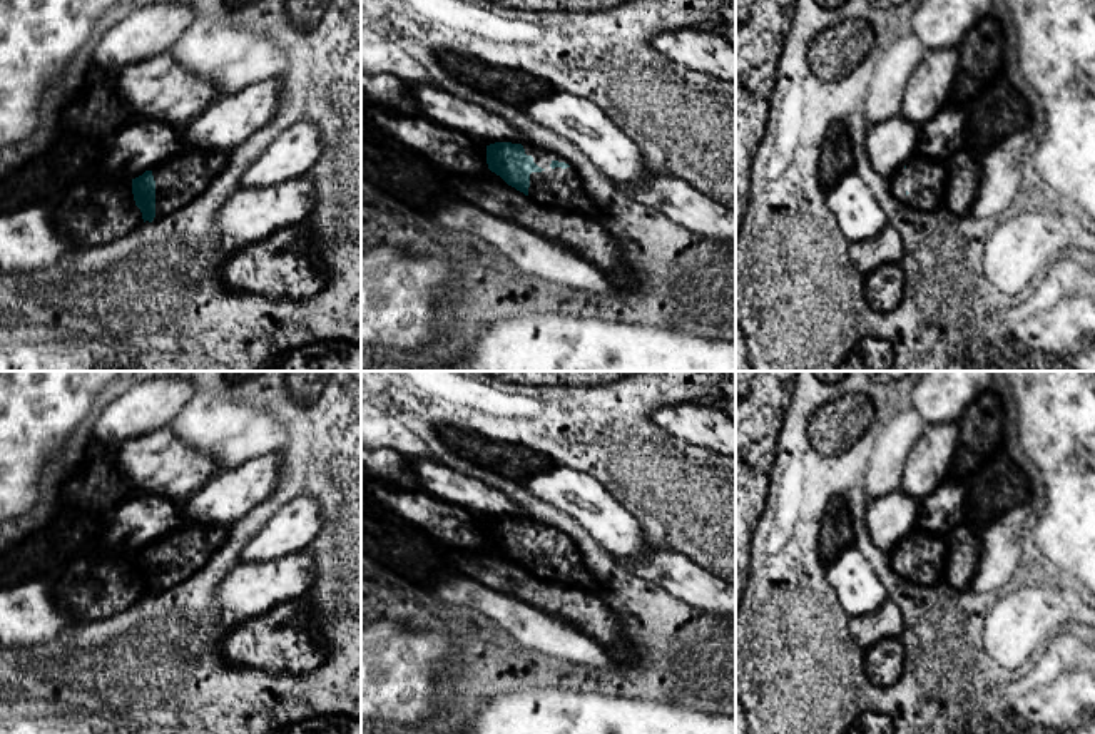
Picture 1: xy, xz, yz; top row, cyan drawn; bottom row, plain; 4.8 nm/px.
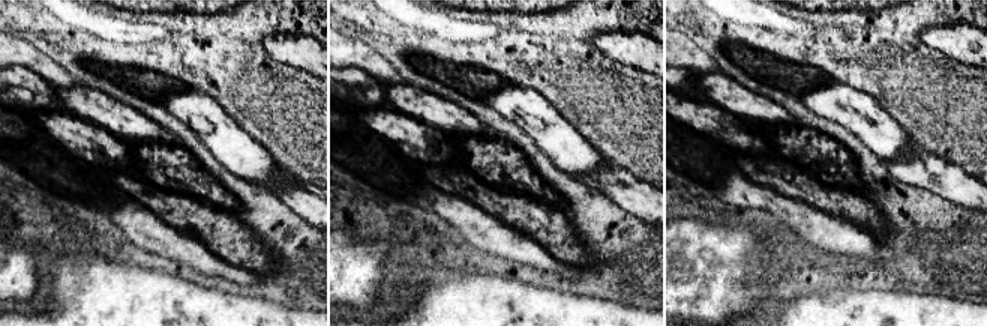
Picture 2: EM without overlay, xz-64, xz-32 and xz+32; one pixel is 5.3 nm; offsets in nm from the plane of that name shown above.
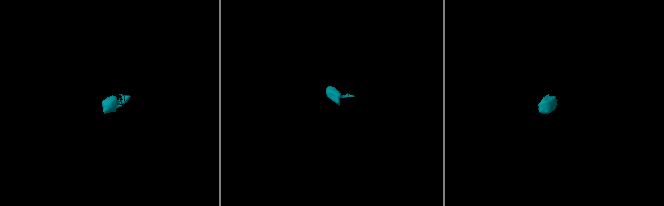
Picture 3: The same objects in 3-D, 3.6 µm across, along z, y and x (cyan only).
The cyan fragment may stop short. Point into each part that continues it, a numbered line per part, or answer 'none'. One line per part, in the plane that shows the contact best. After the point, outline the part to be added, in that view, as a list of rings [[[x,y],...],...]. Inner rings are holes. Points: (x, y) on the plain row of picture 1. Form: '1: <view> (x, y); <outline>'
1: xz (559, 564); [[[525,517],[522,520],[525,523],[525,528],[532,530],[533,537],[543,543],[542,547],[532,547],[530,548],[528,572],[532,575],[535,575],[537,579],[540,579],[547,584],[565,589],[565,590],[583,590],[583,592],[590,592],[595,595],[602,594],[600,585],[592,579],[588,570],[583,567],[578,548],[572,542],[567,542],[567,543],[562,543],[562,542],[552,543],[550,542],[550,538],[553,535],[567,538],[565,533],[562,533],[552,527],[547,527],[547,525],[530,518],[530,517]]]

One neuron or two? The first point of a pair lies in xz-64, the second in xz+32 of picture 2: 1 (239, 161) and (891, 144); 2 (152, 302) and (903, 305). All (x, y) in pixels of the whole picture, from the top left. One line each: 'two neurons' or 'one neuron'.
1: one neuron
2: one neuron

